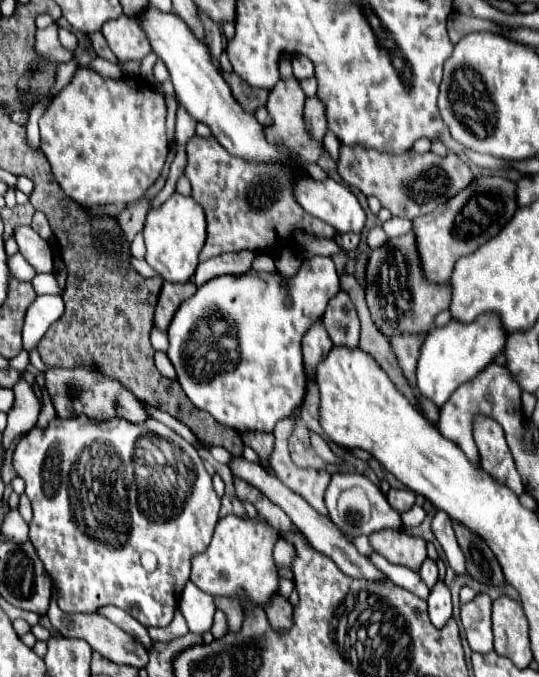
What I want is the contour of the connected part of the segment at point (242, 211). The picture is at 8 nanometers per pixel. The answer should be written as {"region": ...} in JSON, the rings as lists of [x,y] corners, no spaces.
{"region":[[[192,136],[186,144],[188,166],[186,178],[192,184],[192,198],[204,208],[206,214],[206,244],[200,260],[220,256],[224,252],[264,250],[272,252],[278,244],[290,242],[296,230],[320,238],[334,238],[334,228],[322,220],[306,214],[292,196],[292,180],[284,166],[248,164],[240,158],[228,156],[216,138]]]}

